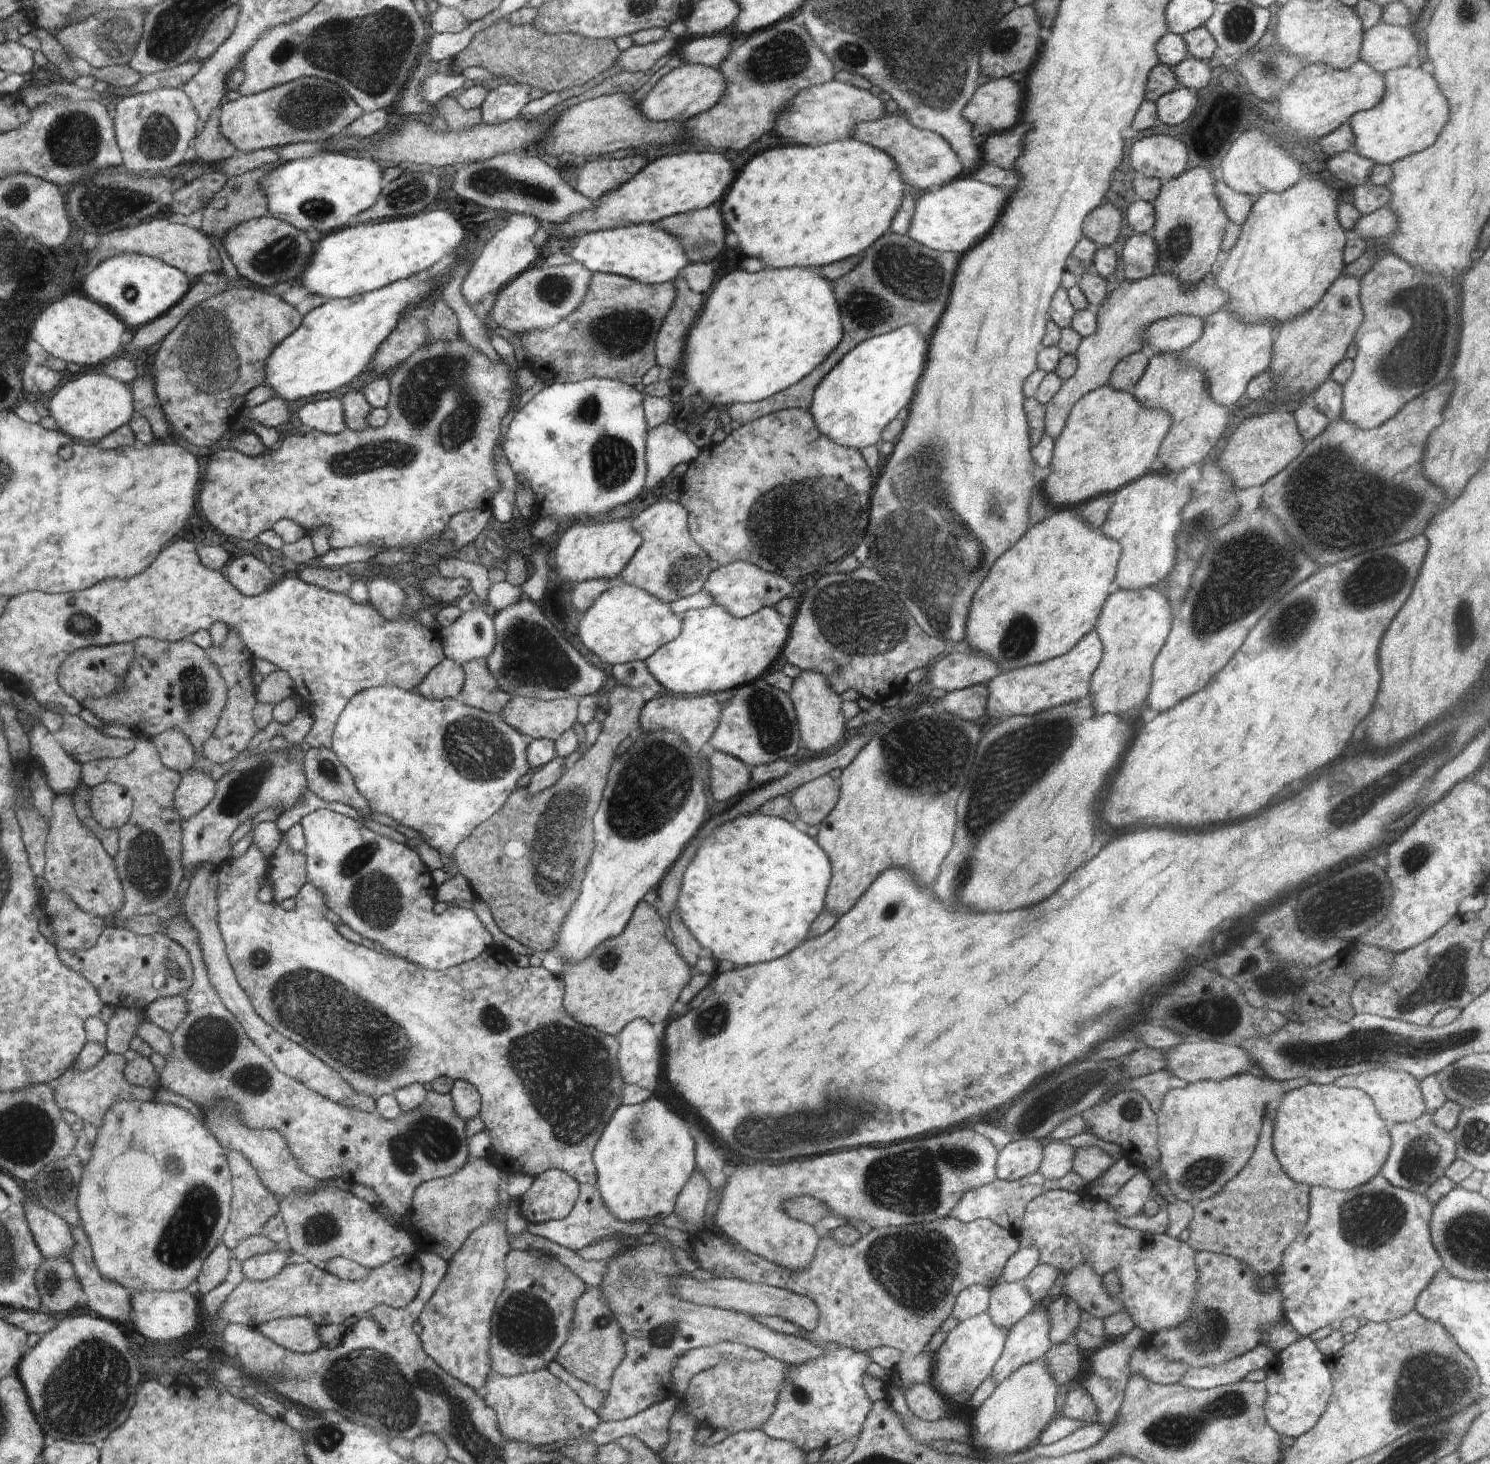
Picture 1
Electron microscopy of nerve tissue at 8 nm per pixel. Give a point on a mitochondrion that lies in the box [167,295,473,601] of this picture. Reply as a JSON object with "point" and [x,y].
{"point":[209,357]}

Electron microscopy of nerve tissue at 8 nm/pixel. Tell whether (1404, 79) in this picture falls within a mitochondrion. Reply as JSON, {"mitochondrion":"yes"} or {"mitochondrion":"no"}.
{"mitochondrion":"no"}

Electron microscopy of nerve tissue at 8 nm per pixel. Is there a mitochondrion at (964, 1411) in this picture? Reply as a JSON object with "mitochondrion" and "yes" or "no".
{"mitochondrion":"no"}

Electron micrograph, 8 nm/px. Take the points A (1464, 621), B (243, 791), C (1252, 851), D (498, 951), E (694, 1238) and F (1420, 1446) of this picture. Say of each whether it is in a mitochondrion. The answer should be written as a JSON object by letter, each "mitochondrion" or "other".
{"A":"mitochondrion","B":"mitochondrion","C":"other","D":"other","E":"other","F":"mitochondrion"}

